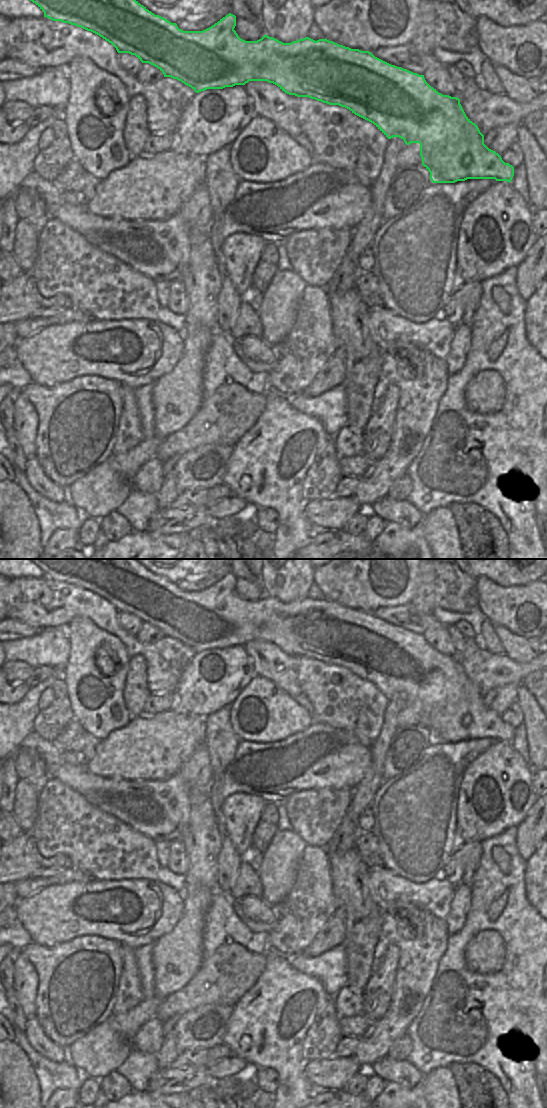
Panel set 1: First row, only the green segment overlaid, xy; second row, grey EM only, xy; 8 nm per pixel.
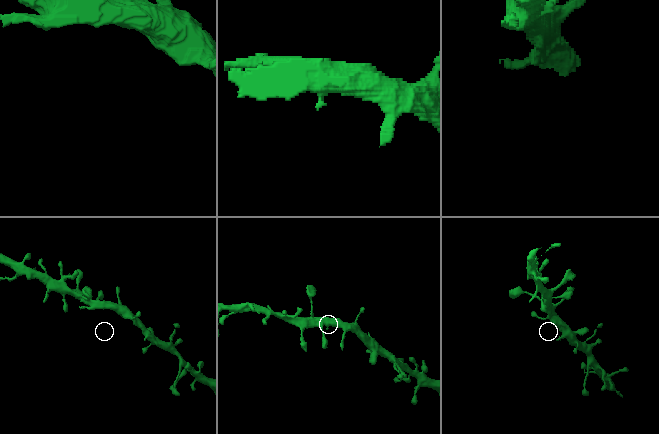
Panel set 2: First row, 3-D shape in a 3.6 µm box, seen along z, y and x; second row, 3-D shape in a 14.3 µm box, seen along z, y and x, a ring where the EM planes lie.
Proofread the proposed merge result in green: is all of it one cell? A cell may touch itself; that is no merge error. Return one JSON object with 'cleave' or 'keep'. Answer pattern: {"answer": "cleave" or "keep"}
{"answer": "keep"}

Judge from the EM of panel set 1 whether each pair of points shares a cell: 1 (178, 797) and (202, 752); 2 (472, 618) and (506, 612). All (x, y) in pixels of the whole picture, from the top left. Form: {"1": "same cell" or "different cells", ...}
{"1": "same cell", "2": "different cells"}

